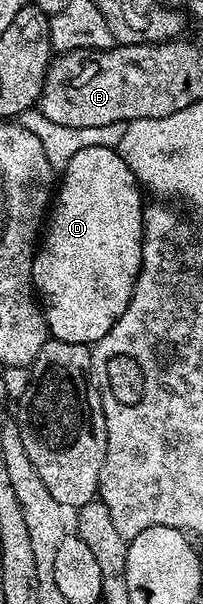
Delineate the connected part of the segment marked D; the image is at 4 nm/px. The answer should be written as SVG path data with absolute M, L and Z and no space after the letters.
M112 147L82 149L76 153L75 157L71 157L67 161L65 169L60 172L59 182L56 184L55 194L52 196L51 206L47 212L47 226L44 228L43 238L33 256L33 290L39 296L39 302L44 310L45 320L52 338L59 341L92 345L98 343L113 328L115 321L119 321L119 317L123 317L123 313L133 296L135 281L141 272L141 243L145 239L146 208L146 204L141 203L141 195L143 196L143 191L138 184L135 173L131 173L127 161L123 161L121 154Z

